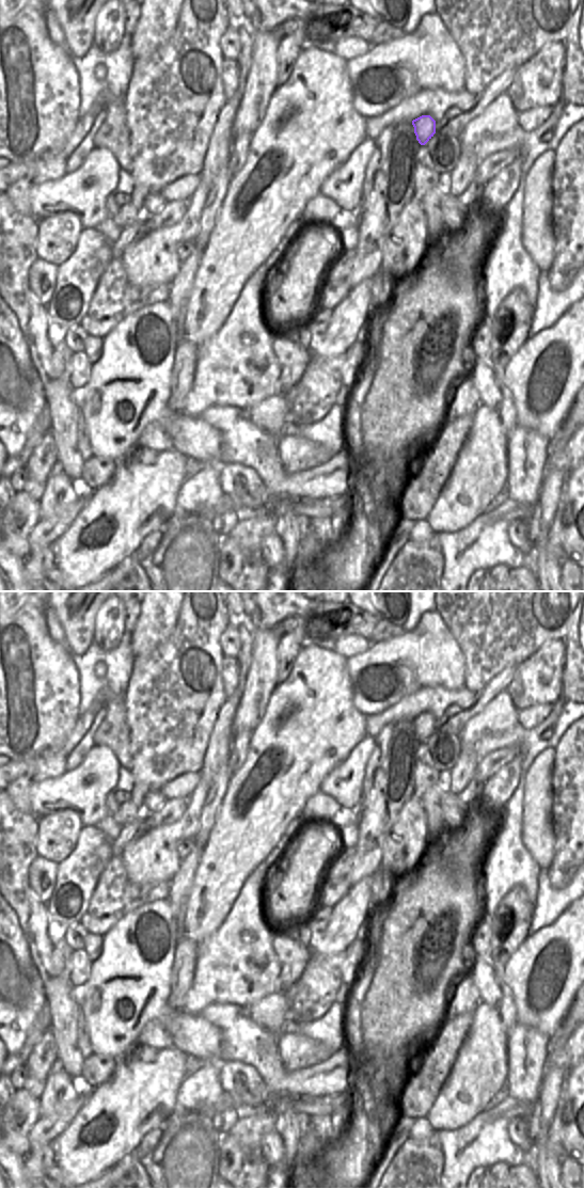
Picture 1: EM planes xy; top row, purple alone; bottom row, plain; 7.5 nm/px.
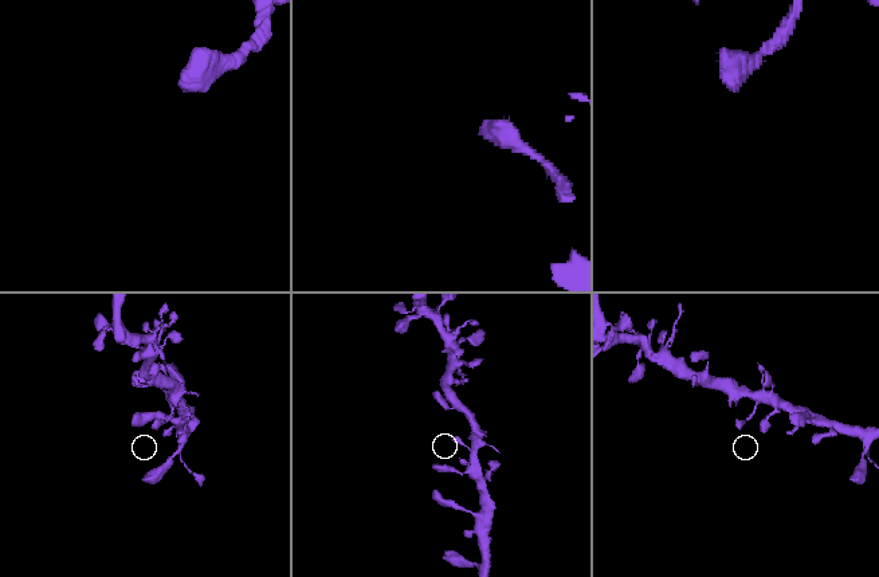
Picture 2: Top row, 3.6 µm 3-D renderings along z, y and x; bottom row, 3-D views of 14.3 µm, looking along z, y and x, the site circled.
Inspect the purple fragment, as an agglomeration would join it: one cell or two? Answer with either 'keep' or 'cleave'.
keep

